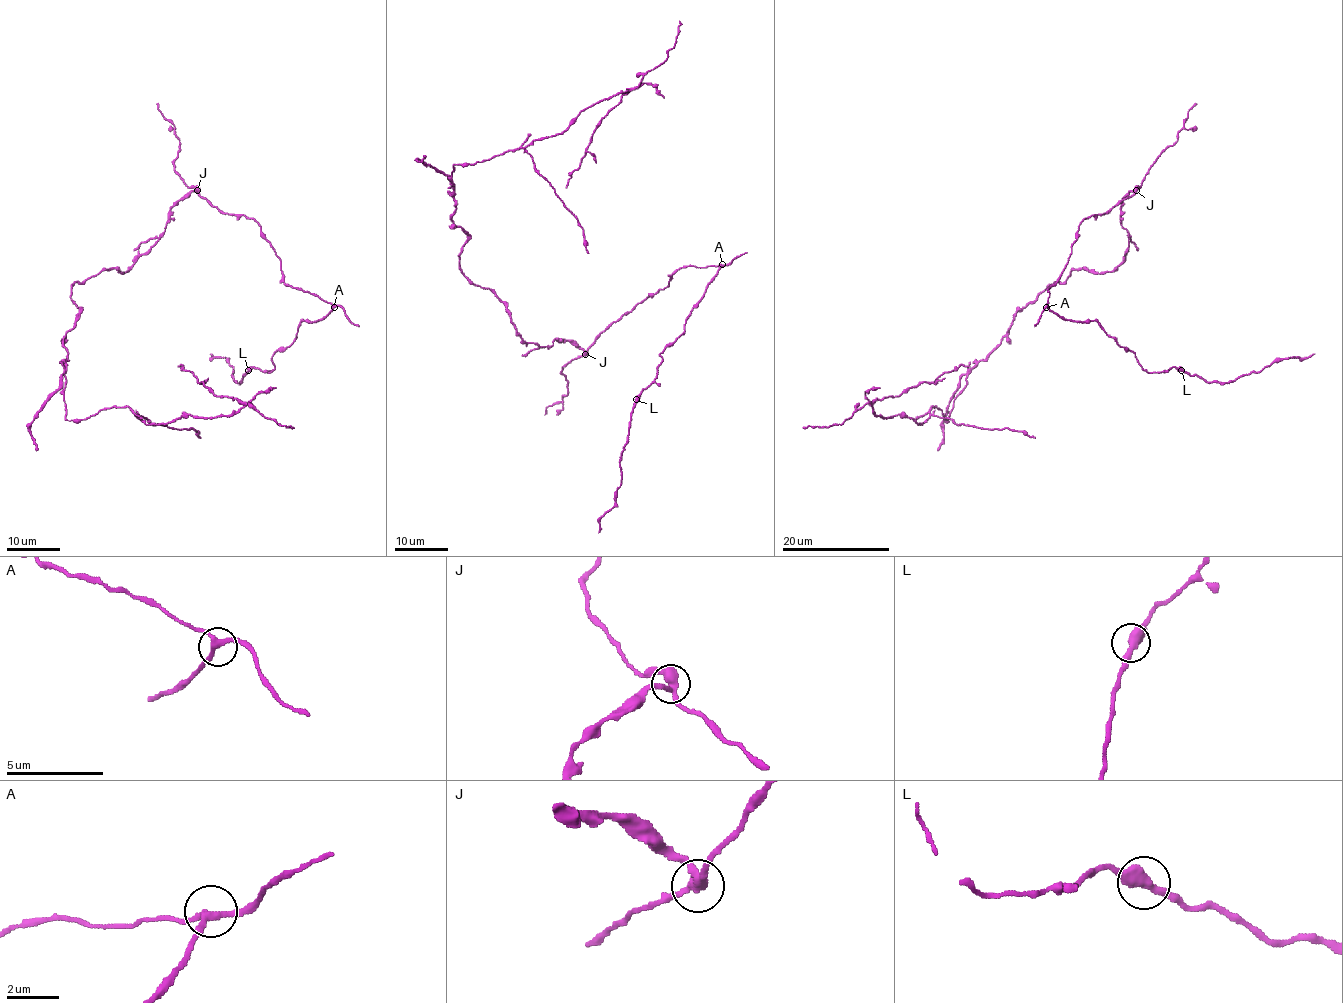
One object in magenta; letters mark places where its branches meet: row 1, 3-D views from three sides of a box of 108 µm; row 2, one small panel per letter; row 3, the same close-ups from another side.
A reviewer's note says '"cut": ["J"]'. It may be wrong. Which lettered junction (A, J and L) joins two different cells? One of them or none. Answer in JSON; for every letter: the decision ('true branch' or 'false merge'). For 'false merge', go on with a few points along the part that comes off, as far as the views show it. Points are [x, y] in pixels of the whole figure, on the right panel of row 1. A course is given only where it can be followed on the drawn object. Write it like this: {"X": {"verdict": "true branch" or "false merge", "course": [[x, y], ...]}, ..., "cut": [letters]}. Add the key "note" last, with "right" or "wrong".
{"A": {"verdict": "true branch"}, "J": {"verdict": "false merge", "course": [[1136, 190], [1124, 260], [1021, 308], [947, 421], [875, 413], [970, 366]]}, "L": {"verdict": "true branch"}, "cut": ["J"], "note": "right"}

